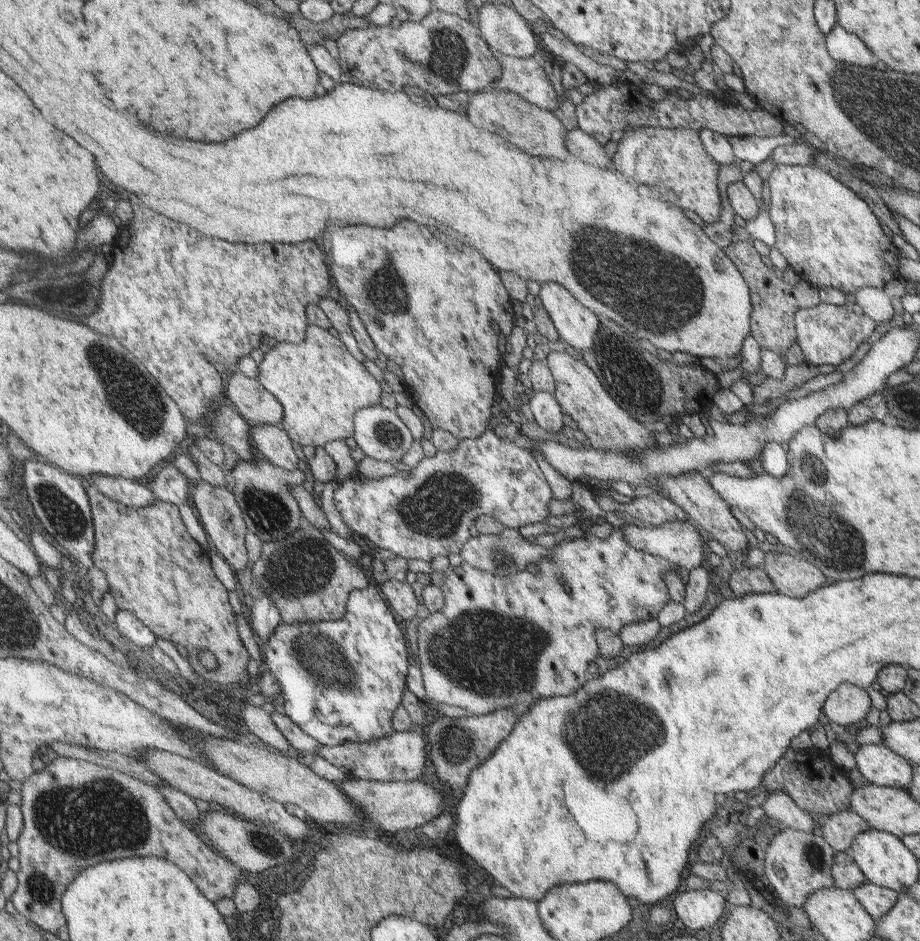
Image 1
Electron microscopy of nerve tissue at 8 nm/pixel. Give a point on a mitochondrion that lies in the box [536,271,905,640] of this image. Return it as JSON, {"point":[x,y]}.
{"point":[805,520]}

